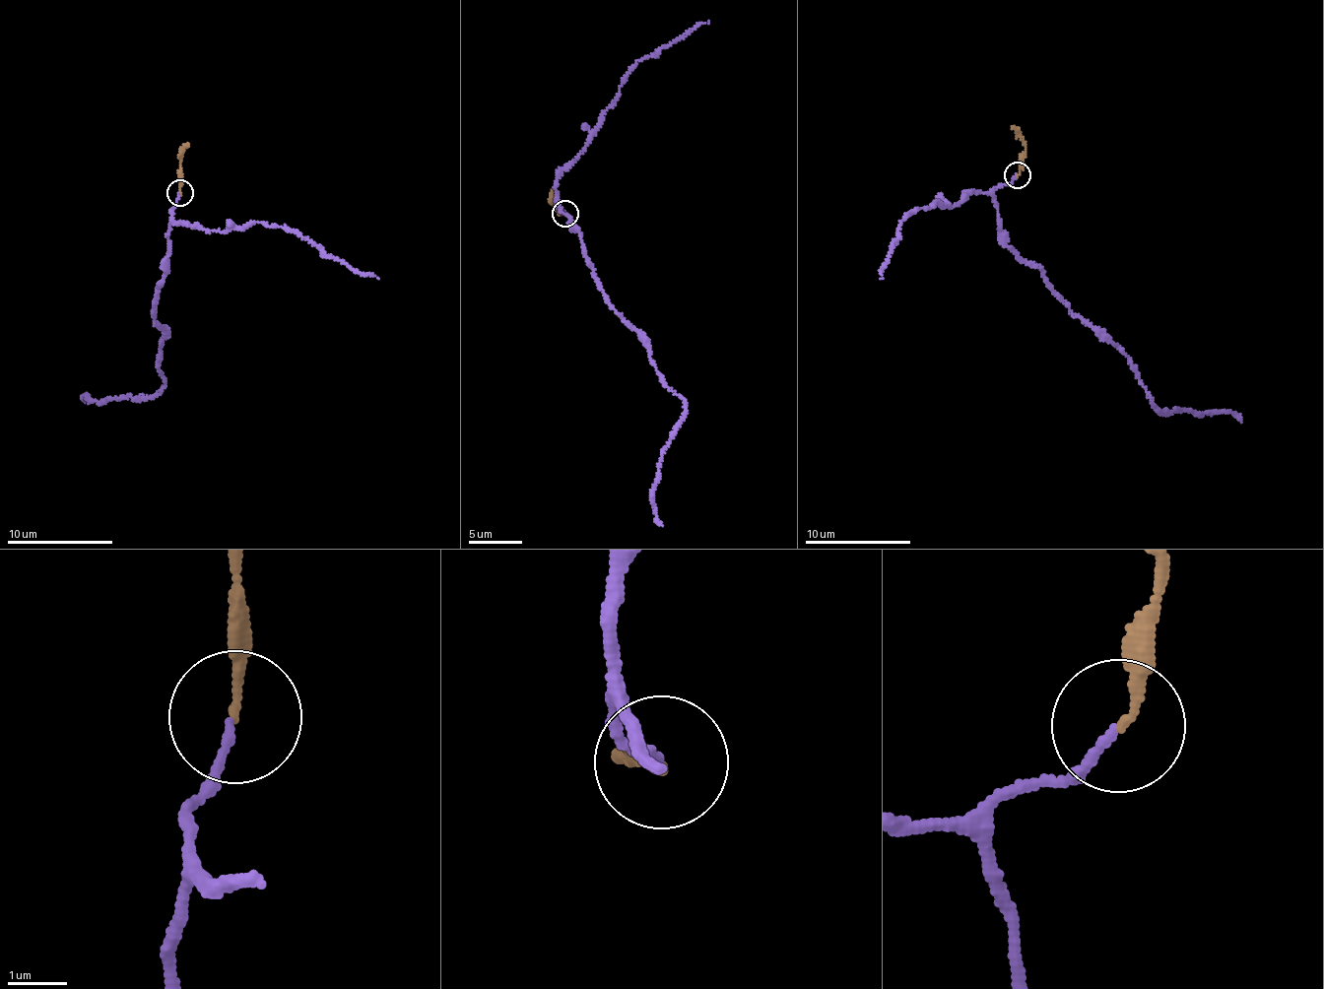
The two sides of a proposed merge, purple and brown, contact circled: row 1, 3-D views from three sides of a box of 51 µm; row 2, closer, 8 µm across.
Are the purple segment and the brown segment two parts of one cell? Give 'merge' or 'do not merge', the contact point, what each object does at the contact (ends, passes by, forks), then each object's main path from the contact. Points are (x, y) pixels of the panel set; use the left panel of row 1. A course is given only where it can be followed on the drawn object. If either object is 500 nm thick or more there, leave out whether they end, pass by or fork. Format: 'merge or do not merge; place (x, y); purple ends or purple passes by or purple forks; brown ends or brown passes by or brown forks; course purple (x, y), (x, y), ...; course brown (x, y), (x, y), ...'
merge; place (179, 193); purple ends; brown ends; course purple (178, 193), (153, 314), (165, 337), (157, 362), (165, 385), (149, 397), (106, 401), (86, 395), (85, 402); course brown (180, 192), (180, 157), (188, 144)

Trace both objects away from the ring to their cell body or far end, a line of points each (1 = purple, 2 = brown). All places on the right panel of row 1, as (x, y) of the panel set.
1: (1016, 173), (993, 191), (1000, 238), (1110, 342), (1163, 414), (1224, 410), (1241, 423)
2: (1017, 174), (1026, 142), (1012, 126)

